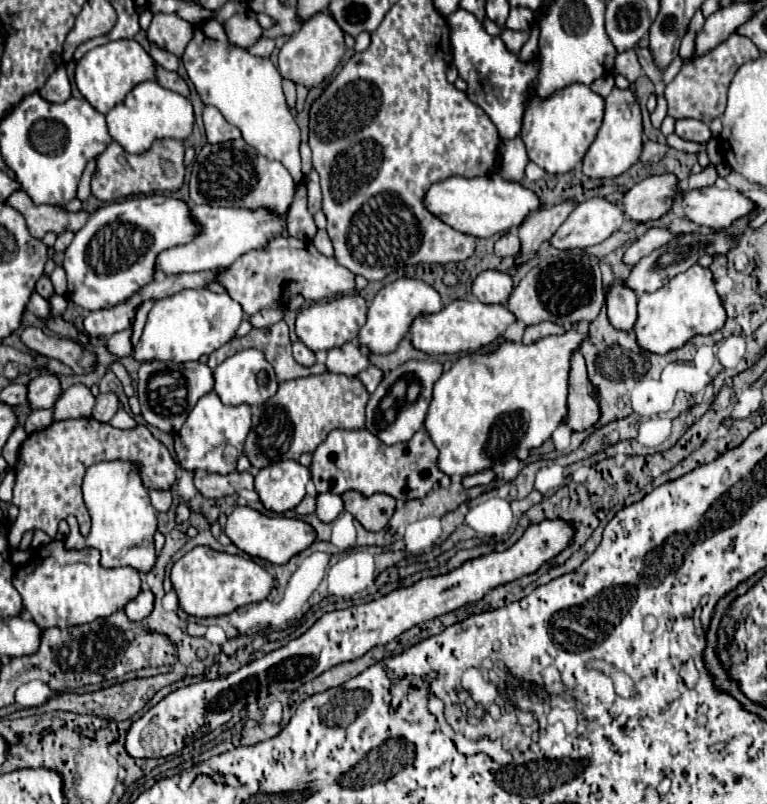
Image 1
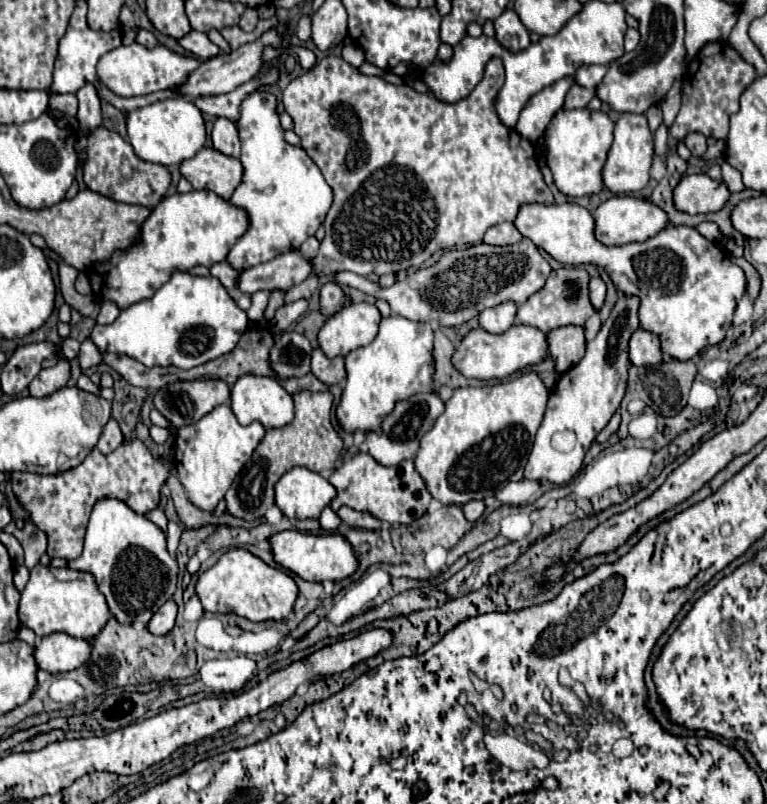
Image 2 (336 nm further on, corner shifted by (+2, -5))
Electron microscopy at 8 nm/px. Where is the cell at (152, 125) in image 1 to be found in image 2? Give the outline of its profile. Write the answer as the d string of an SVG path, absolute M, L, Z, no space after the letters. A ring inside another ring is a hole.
M183 97L157 101L147 107L129 111L127 133L129 133L129 143L133 145L135 153L143 161L159 163L165 167L193 157L197 151L205 147L205 141L207 141L207 131L205 131L205 121L201 111L195 107L193 101Z

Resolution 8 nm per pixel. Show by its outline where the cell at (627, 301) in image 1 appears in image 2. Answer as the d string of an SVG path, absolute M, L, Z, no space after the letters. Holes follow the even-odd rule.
M637 329L629 341L629 359L637 367L661 365L663 351L661 351L659 337L655 337L655 333L649 333L645 329Z

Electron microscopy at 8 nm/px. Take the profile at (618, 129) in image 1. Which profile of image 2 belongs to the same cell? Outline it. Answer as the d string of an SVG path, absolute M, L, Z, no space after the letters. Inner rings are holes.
M623 113L615 125L615 141L603 167L605 187L615 195L643 189L649 183L651 163L653 163L653 133L647 127L645 115Z

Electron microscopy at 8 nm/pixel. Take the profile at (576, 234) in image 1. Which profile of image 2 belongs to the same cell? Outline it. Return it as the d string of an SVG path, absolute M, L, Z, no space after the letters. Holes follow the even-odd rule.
M611 197L609 201L605 201L597 207L593 217L597 223L595 237L605 245L623 245L623 243L647 241L669 225L669 217L661 207L653 205L647 199L637 199L637 197Z

